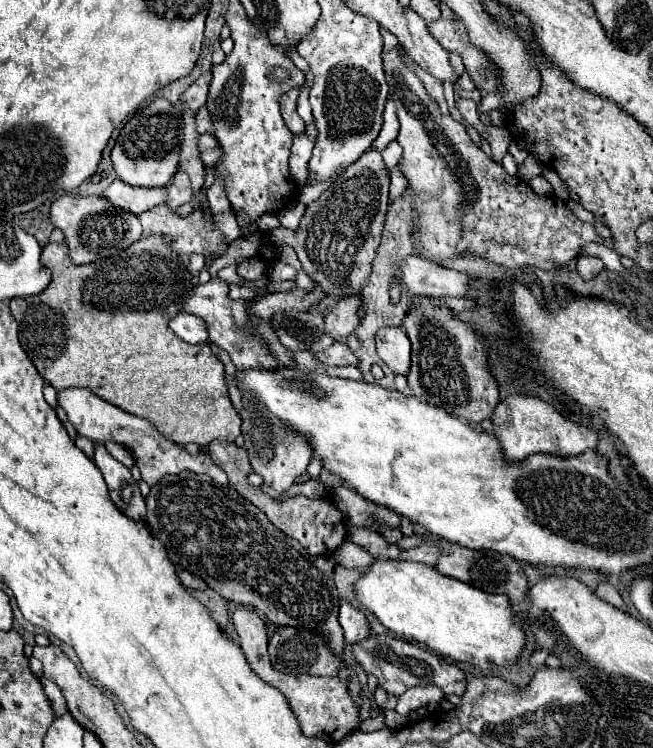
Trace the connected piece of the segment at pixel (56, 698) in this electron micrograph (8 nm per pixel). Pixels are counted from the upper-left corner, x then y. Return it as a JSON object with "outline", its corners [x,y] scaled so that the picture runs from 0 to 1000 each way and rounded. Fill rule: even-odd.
{"outline":[[[63,906],[63,914],[69,920],[69,928],[75,933],[75,941],[78,941],[78,949],[84,952],[84,957],[96,957],[103,952],[103,944],[100,944],[100,933],[96,933],[90,917],[72,906]]]}

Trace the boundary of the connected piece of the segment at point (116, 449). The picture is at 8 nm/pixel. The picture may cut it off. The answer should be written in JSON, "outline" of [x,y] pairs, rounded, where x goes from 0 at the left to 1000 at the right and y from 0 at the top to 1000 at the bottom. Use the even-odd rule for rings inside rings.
{"outline":[[[168,590],[162,594],[162,599],[176,614],[182,615],[194,626],[201,627],[207,622],[202,607],[187,595]]]}

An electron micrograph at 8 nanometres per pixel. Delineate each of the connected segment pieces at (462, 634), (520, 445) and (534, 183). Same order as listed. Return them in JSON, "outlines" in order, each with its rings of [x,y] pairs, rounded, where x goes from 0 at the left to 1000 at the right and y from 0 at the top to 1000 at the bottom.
{"outlines":[[[[580,746],[544,778],[544,794],[550,807],[565,813],[593,842],[645,858],[666,874],[697,885],[715,885],[737,896],[783,893],[804,866],[804,842],[786,821],[776,797],[749,794],[706,775],[685,773],[645,751]]],[[[783,527],[761,540],[755,556],[755,575],[767,591],[776,615],[801,615],[813,607],[853,607],[862,612],[887,610],[902,599],[914,596],[914,578],[890,570],[877,561],[868,561],[859,551],[850,548],[841,537],[816,527]]],[[[828,234],[815,238],[809,243],[810,249],[813,249],[815,254],[830,262],[842,262],[847,258],[847,253],[839,242]]]]}

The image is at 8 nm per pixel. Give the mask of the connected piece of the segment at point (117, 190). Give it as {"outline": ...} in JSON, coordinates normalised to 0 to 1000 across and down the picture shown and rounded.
{"outline":[[[173,241],[173,246],[158,257],[158,262],[188,278],[188,281],[198,281],[204,286],[216,286],[222,281],[231,281],[243,273],[250,273],[256,267],[256,249],[250,251],[207,251],[201,246],[188,246],[188,241]]]}

